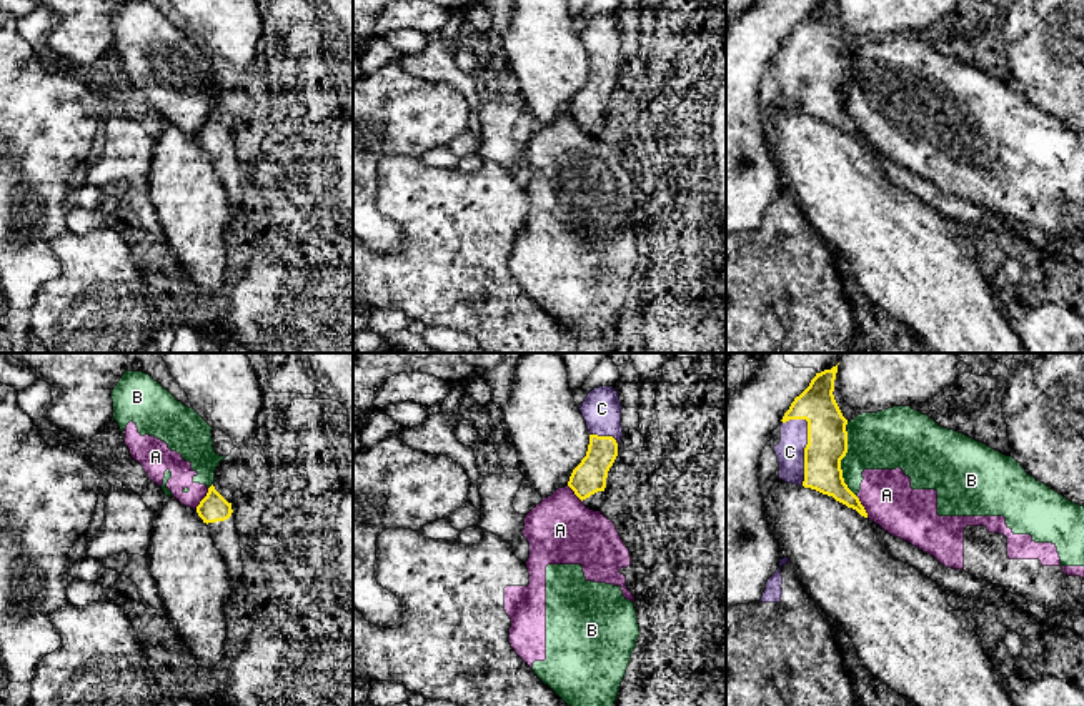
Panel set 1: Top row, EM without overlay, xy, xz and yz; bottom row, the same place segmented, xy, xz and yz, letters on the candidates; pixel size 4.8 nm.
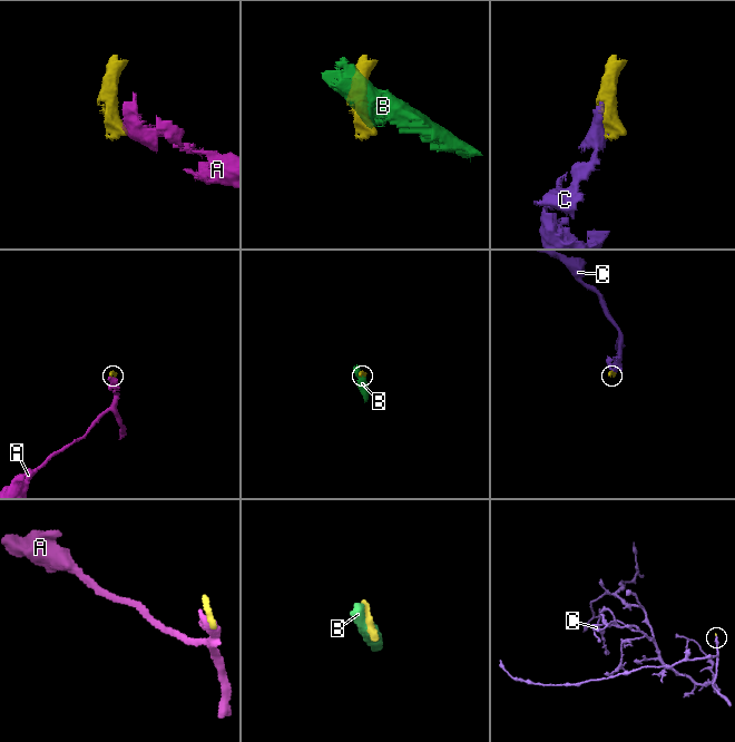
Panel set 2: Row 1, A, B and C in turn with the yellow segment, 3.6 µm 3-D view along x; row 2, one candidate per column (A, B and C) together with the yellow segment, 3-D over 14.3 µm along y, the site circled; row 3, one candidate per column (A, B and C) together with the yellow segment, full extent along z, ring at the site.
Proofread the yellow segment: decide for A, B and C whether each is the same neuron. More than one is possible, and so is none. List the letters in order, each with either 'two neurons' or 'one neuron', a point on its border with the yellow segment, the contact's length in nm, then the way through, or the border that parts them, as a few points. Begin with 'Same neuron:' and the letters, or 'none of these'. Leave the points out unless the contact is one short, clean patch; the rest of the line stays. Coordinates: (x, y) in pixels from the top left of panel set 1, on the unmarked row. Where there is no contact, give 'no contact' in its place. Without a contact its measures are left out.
Same neuron: C
A: two neurons; contact xy (203, 125); length 120 nm; border xy (208, 115), (195, 135)
B: two neurons; contact yz (840, 90); length 340 nm
C: one neuron; contact yz (806, 72); length 340 nm

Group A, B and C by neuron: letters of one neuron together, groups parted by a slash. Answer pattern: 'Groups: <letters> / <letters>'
Groups: A B / C

